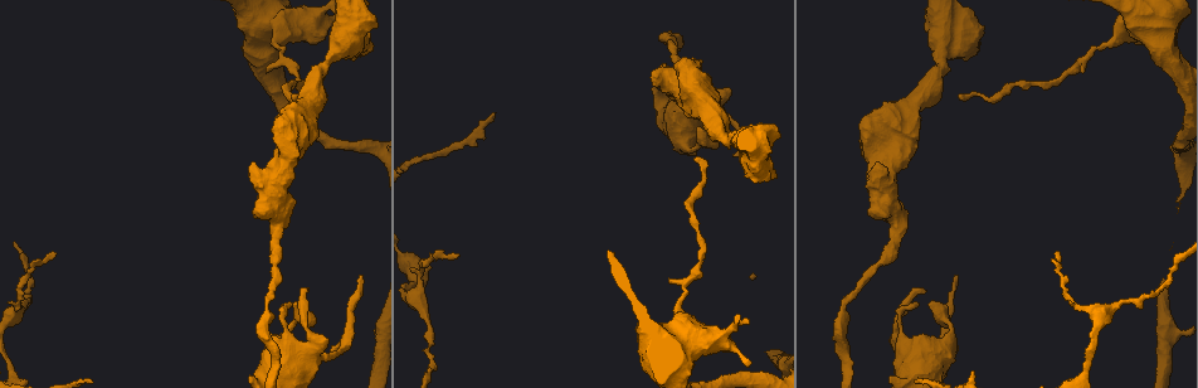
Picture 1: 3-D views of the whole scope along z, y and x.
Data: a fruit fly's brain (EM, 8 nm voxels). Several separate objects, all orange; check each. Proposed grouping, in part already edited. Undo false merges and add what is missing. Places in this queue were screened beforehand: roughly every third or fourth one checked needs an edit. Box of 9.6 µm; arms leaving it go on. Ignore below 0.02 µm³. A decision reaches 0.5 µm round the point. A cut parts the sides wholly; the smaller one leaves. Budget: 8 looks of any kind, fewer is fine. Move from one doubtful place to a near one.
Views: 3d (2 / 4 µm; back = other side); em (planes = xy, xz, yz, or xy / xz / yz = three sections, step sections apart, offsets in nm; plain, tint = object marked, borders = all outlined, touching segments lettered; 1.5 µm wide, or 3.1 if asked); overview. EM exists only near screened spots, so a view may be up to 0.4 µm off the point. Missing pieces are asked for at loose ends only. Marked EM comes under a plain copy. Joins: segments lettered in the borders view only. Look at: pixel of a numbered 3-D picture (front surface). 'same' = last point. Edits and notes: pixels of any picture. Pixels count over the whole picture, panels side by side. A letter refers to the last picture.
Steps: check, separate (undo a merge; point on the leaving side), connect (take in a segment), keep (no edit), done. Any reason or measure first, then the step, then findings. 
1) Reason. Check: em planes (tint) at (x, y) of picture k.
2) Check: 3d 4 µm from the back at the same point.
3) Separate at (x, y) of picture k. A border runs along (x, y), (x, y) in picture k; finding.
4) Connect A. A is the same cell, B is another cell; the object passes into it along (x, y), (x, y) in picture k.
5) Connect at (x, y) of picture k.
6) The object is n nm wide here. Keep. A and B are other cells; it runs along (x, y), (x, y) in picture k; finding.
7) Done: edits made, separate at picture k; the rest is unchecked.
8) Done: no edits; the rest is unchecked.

Calibre changes. Check: 3d 2 µm at (1133, 300) of picture 1.

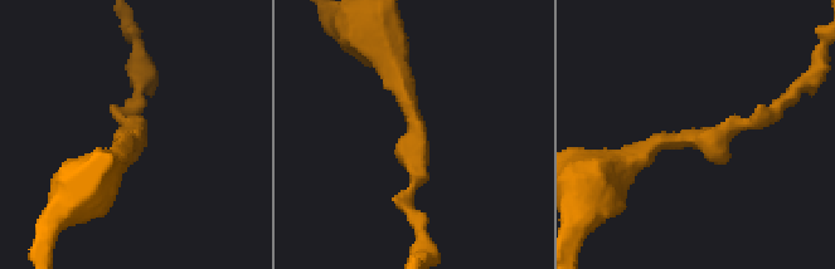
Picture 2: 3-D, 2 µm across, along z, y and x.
Now the EM. Check: em planes (borders) at (133, 140) of picture 2.

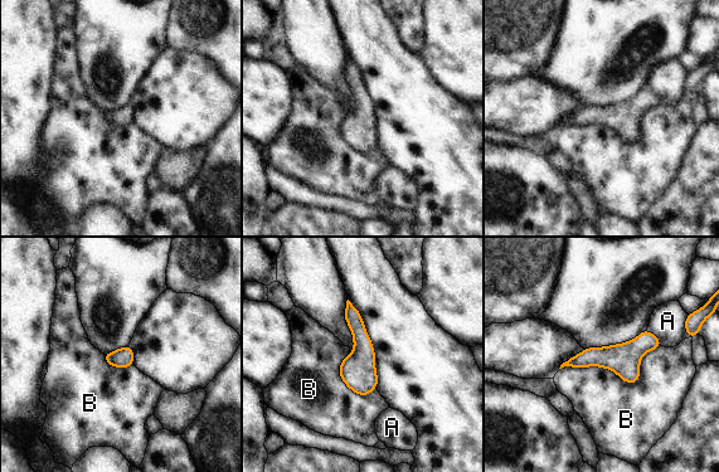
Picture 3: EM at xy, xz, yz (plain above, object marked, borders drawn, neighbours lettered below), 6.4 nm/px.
The object is 130 nm wide here. Keep. A and B are other cells; it runs along (656, 342), (627, 356), (571, 363) in picture 3; one neuron here.

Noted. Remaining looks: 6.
Thin end. Check: em planes (borders) at (1058, 252) of picture 1.

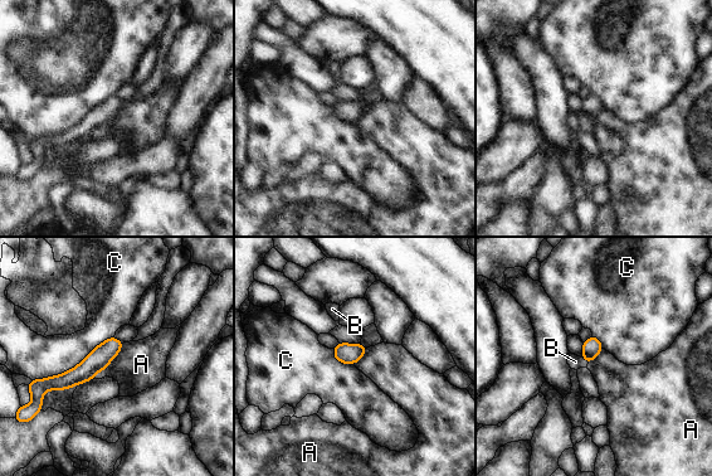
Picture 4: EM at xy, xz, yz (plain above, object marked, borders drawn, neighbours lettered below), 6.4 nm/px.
Keep. A, B and C are other cells; a border runs along (113, 335), (74, 367), (35, 379) in picture 4; no lettered segment goes on from it.

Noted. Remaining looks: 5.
Free end. Check: em xy step 4 (borders) at (954, 278) of picture 1.

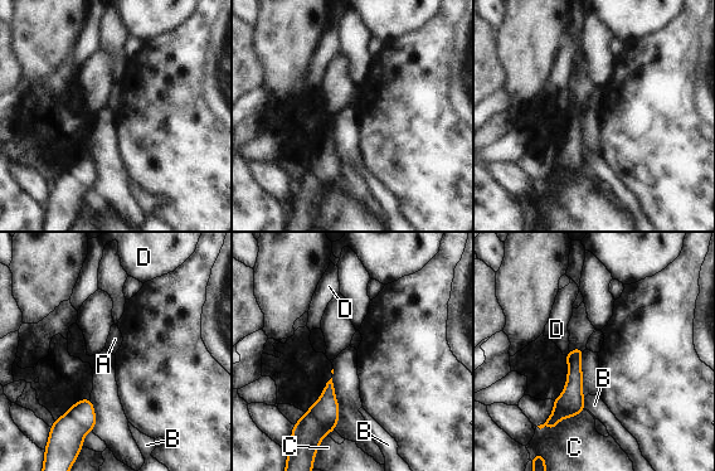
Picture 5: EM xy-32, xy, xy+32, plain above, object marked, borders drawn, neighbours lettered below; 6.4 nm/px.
Check: em planes (borders) at the same point.

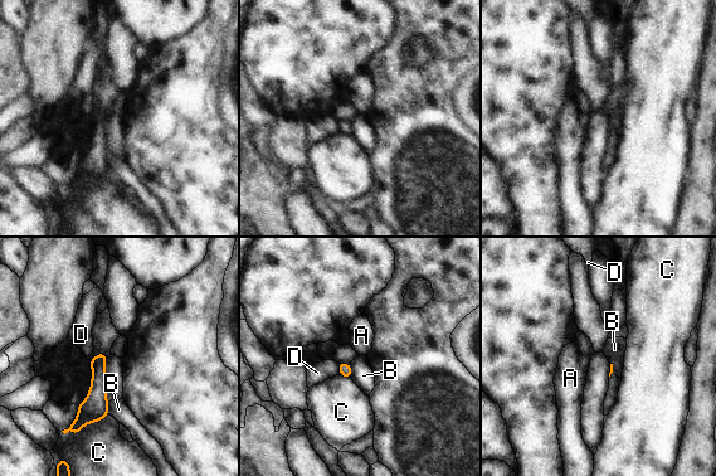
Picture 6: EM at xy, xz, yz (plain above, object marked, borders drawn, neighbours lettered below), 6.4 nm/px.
The longest contact is with C, 320 nm. Keep. A, B, C and D are other cells; none of them fits.

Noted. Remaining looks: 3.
Done: no edits; the rest is unchecked.

